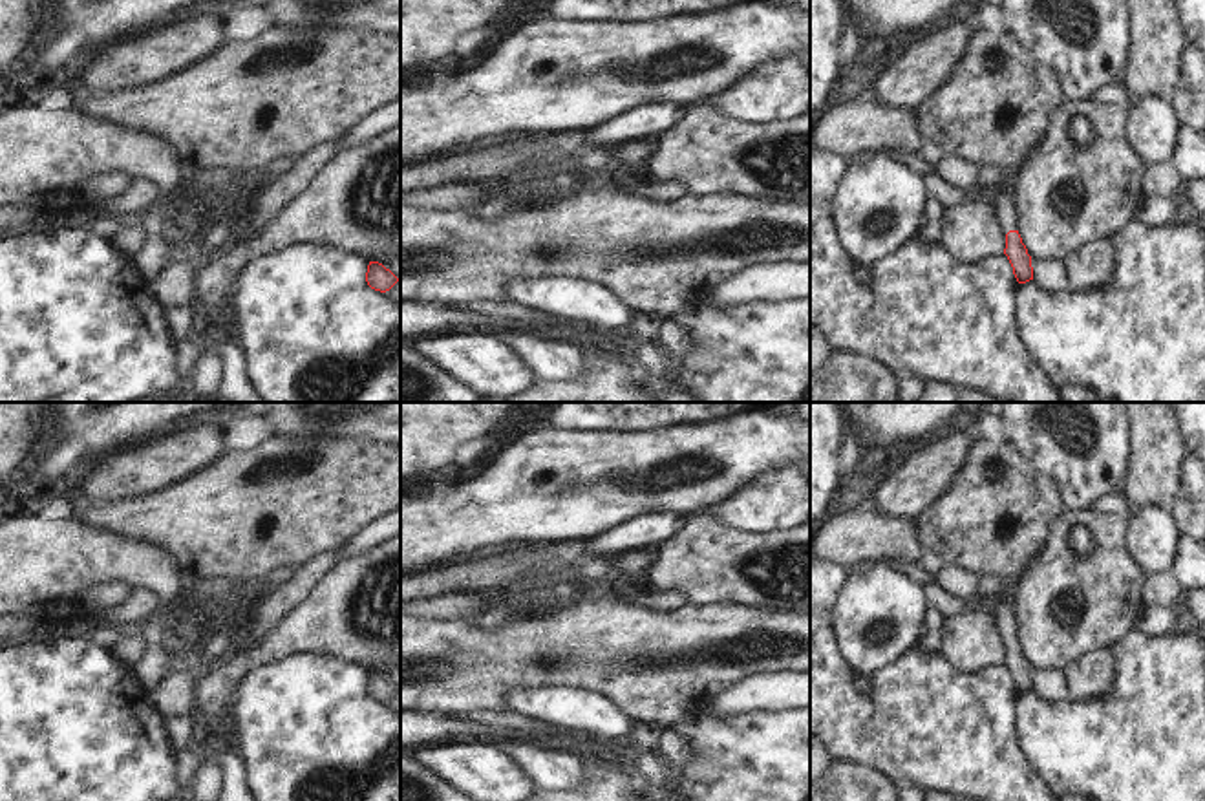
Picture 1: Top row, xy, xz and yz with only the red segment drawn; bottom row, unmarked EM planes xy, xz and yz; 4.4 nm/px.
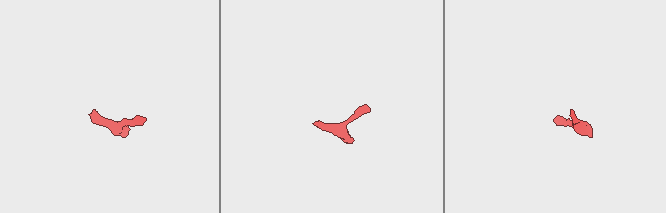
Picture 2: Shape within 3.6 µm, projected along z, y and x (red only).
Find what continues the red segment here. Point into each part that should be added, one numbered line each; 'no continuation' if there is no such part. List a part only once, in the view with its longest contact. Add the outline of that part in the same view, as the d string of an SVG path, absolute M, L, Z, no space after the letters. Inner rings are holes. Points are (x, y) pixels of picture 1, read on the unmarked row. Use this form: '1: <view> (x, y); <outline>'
1: yz (1004, 613); M1000 594L993 598L989 605L995 613L995 622L998 625L1004 642L1008 644L1009 640L1018 640L1017 607L1002 600Z

